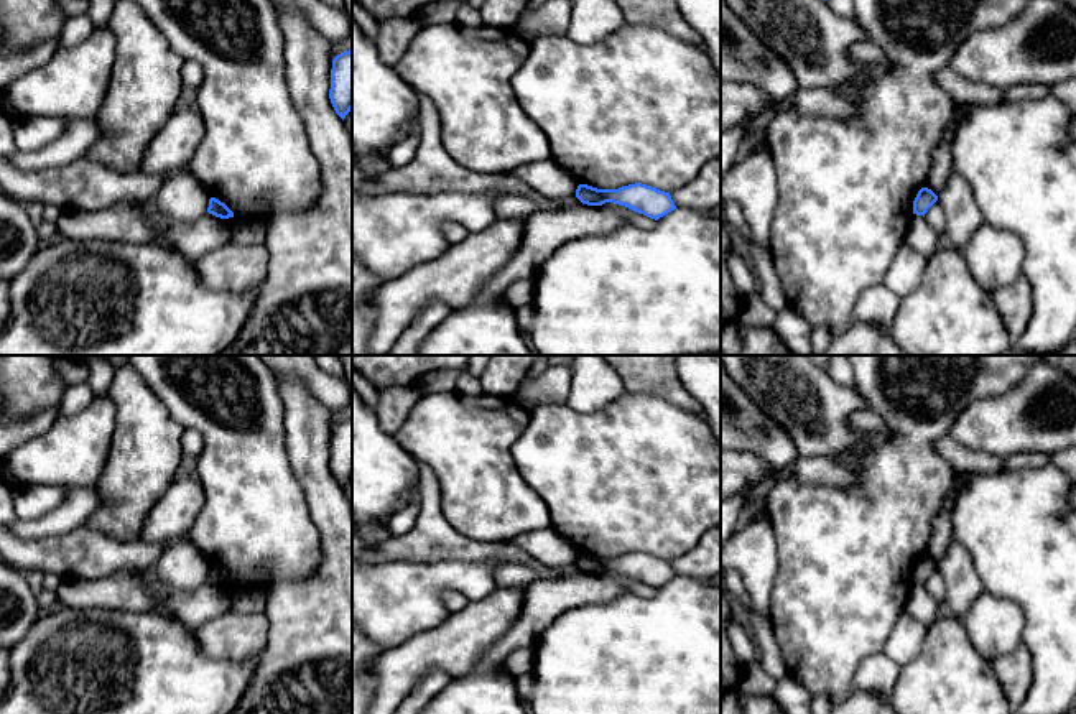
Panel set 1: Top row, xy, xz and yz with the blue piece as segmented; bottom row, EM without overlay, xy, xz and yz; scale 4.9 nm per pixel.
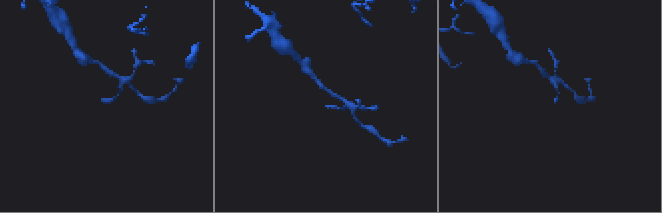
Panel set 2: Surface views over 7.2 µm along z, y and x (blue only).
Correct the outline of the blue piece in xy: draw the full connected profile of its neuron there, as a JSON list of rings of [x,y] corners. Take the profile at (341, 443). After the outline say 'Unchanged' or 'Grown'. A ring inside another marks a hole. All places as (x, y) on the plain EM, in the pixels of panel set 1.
[[[352,418],[332,428],[329,467],[336,482],[344,489],[352,479]]]. Unchanged

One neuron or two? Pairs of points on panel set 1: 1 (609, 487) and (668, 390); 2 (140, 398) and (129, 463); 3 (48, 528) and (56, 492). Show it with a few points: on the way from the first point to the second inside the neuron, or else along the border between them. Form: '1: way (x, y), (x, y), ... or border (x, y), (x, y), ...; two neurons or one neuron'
1: border (627, 390), (652, 394), (685, 410), (700, 413); two neurons
2: way (140, 415), (140, 446); one neuron
3: border (68, 487), (50, 512), (18, 519); two neurons

